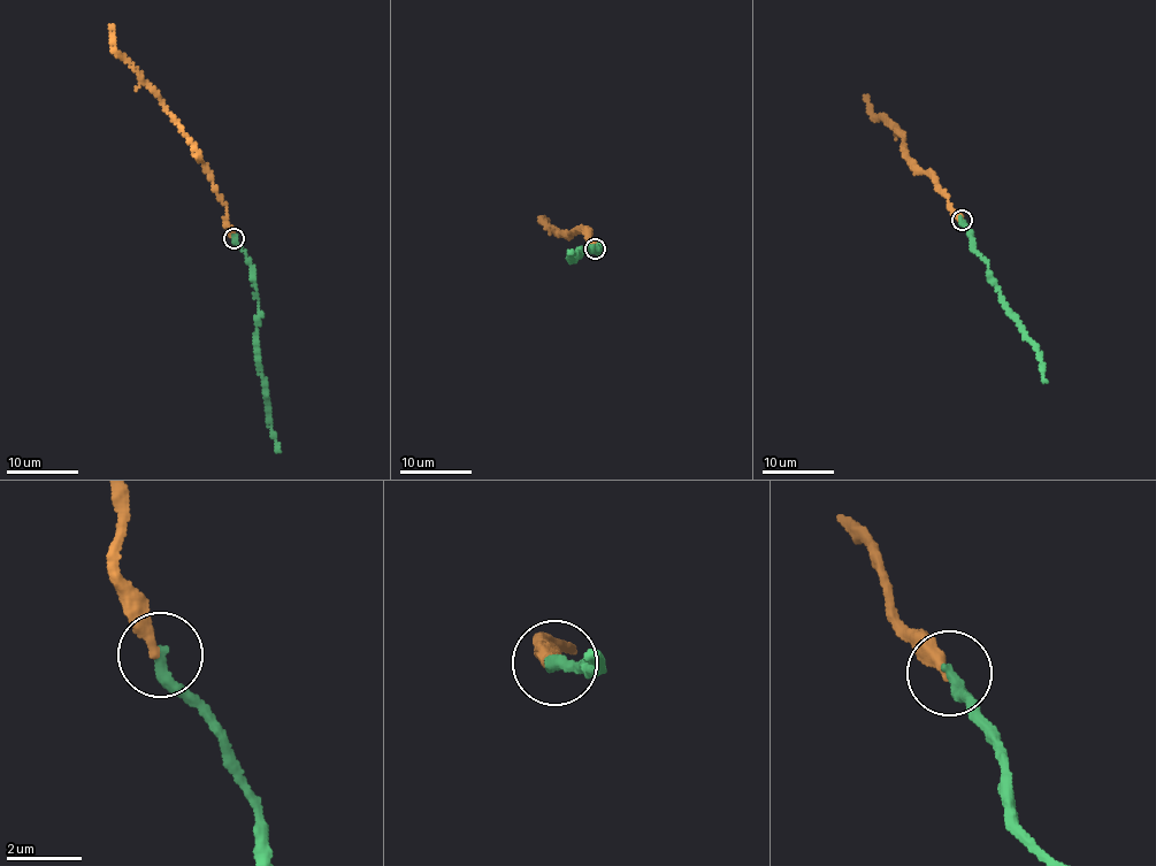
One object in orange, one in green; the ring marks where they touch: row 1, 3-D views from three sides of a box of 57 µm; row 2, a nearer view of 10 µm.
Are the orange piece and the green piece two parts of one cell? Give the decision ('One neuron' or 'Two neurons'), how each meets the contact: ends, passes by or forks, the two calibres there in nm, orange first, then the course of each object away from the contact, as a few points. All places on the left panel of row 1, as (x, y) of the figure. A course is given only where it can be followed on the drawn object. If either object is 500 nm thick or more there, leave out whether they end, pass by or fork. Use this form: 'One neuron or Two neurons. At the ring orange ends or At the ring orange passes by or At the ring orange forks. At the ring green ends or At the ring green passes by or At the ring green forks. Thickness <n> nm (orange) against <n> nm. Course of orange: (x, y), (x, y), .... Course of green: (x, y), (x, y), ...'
One neuron. At the ring orange ends. At the ring green ends. Thickness 320 nm (orange) against 320 nm. Course of orange: (234, 237), (226, 219), (226, 202), (214, 190), (213, 176), (160, 98), (114, 47), (110, 24). Course of green: (235, 238), (252, 267), (258, 301), (257, 343), (268, 413), (278, 452)

